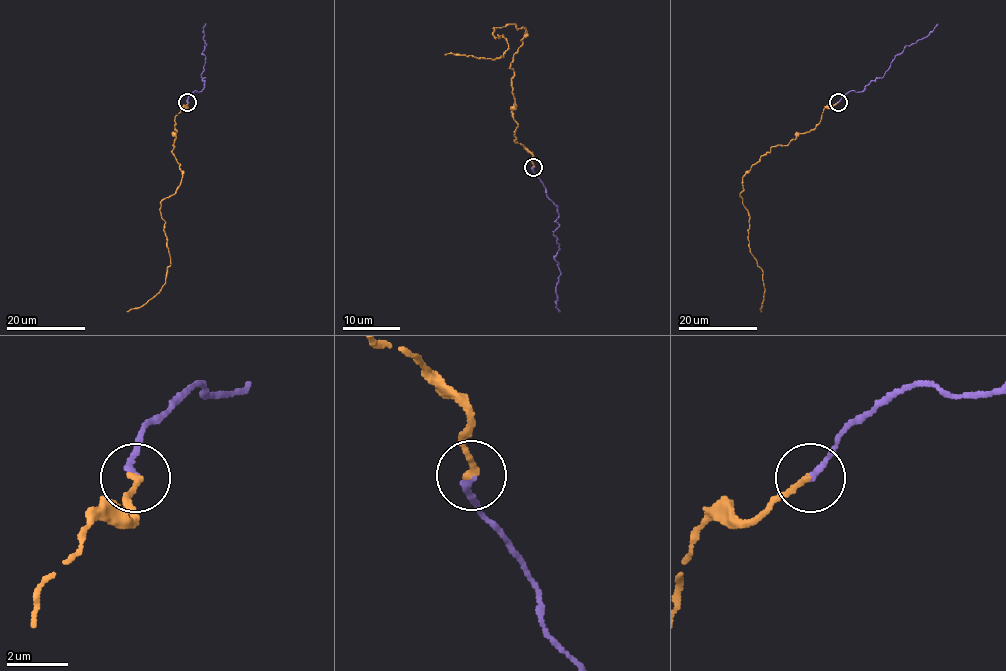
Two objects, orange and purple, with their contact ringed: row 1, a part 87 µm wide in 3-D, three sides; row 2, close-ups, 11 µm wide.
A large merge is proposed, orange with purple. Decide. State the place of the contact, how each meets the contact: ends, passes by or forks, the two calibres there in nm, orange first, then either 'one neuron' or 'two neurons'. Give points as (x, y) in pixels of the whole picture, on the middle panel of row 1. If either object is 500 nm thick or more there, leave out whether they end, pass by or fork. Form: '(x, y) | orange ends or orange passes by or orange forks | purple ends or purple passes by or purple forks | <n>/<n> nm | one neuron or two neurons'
(533, 167) | orange ends | purple ends | 200/180 nm | one neuron

